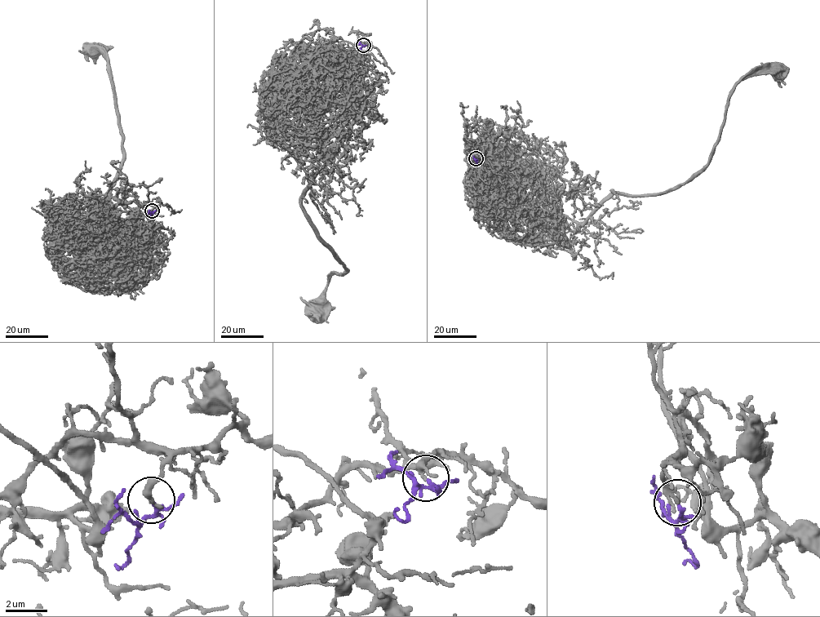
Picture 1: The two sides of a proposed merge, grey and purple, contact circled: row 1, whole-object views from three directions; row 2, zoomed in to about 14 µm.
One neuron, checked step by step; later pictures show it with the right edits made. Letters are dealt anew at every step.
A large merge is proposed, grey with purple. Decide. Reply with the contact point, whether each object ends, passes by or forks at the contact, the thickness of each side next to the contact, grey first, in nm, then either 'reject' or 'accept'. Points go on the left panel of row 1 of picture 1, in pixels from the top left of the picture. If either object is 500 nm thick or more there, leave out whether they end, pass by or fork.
place (152, 210); grey ends; purple forks; calibres 260 and 110 nm; accept

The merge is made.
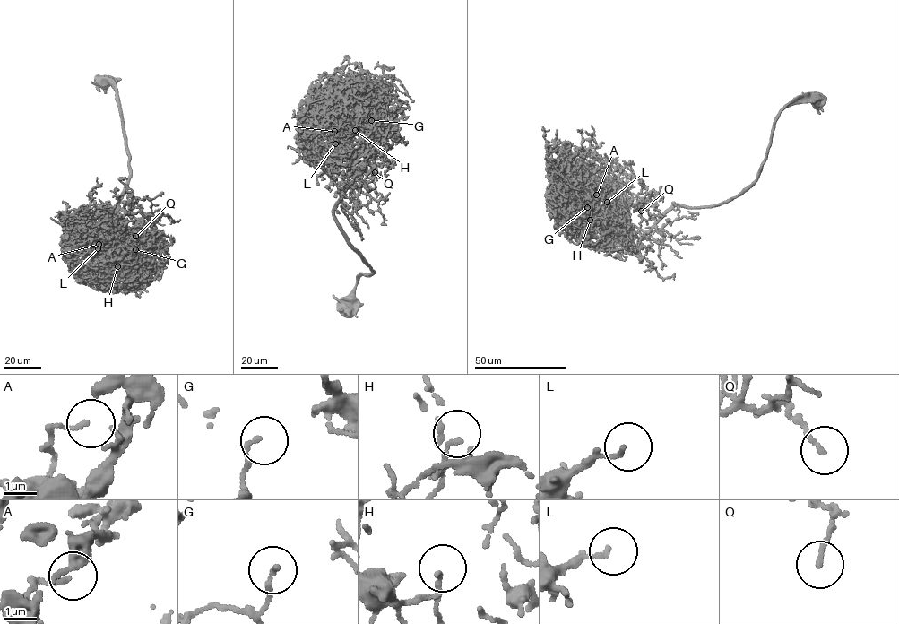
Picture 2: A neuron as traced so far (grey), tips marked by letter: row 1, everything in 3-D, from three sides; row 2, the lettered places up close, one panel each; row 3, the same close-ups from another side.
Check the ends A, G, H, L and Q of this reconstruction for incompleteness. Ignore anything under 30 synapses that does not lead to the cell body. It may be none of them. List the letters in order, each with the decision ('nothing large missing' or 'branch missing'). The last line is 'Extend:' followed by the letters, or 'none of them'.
A: nothing large missing
G: nothing large missing
H: nothing large missing
L: branch missing
Q: nothing large missing
Extend: L

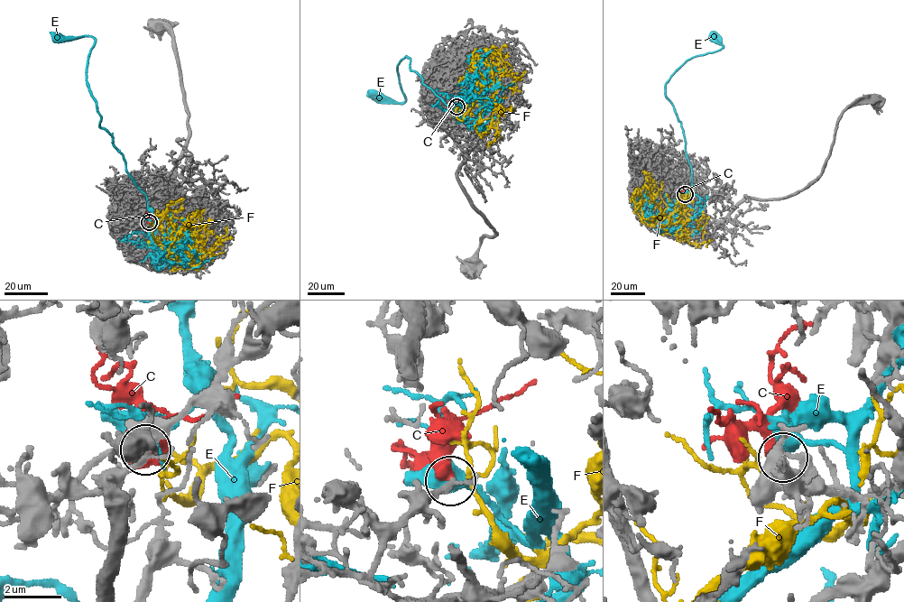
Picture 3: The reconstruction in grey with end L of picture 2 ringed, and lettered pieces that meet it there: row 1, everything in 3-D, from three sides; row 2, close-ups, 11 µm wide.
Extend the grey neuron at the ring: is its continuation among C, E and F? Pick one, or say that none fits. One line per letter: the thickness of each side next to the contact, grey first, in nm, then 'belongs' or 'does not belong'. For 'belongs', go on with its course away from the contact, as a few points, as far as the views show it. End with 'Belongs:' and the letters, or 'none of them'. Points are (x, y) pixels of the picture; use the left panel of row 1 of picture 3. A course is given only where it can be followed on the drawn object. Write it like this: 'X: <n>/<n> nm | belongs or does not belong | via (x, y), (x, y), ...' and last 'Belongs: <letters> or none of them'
C: 220/500 nm | belongs | via (149, 222), (146, 211)
E: 240/440 nm | does not belong
F: 170/130 nm | does not belong
Belongs: C

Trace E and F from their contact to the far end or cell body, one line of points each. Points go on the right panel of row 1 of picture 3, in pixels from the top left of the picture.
E: (685, 194), (692, 182), (691, 167), (665, 85), (687, 60), (720, 50), (723, 44), (712, 36)
F: (685, 195), (689, 198), (671, 211), (681, 221), (691, 217), (668, 208), (650, 176)

